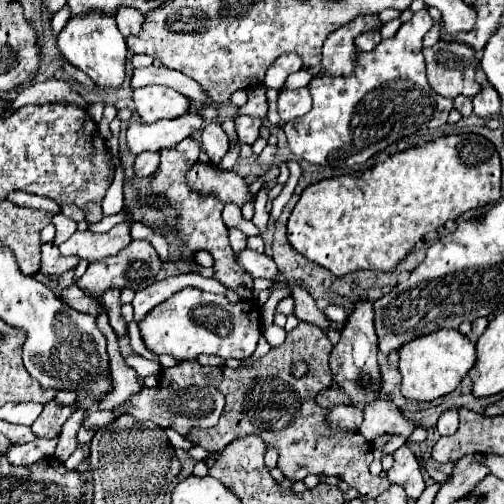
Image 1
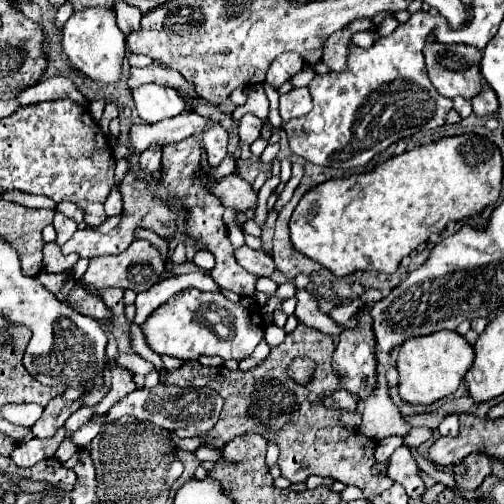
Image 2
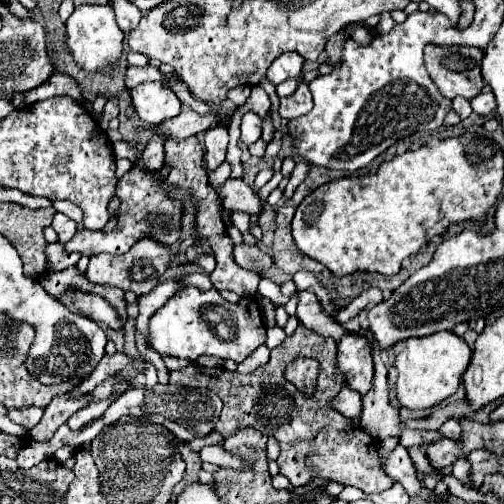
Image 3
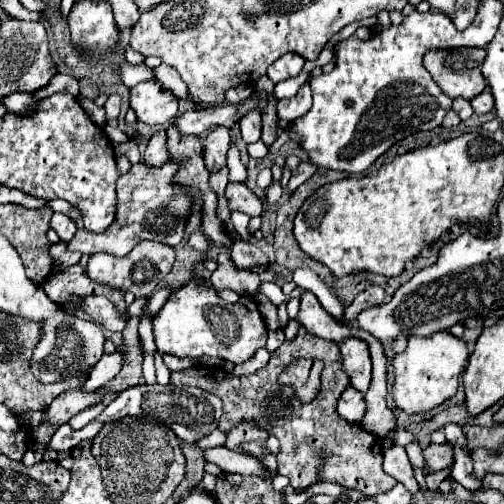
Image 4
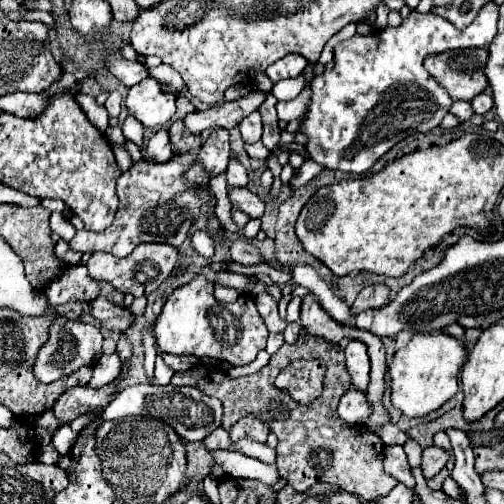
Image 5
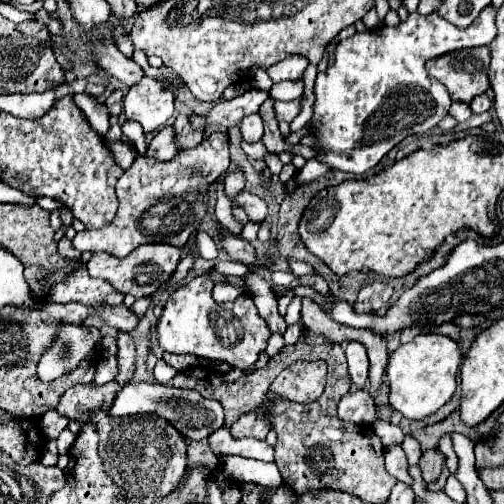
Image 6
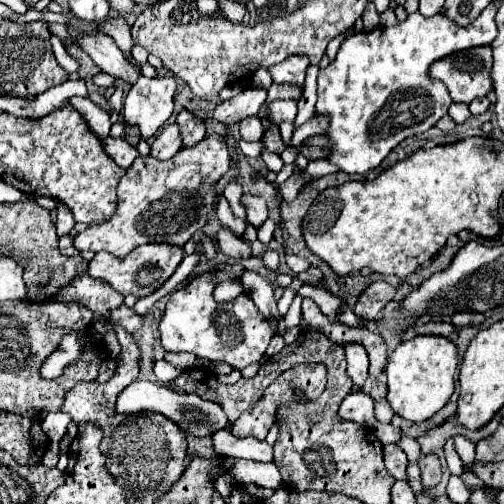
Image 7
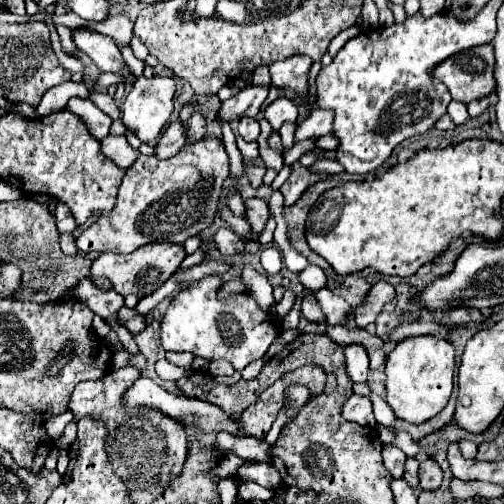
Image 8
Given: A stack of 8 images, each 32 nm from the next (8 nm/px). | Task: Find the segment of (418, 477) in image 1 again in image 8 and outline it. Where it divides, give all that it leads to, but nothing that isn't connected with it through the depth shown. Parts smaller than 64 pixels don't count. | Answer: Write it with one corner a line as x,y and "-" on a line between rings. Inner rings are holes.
394,444
384,446
382,458
384,458
386,470
388,470
394,478
404,478
404,462
406,462
406,454
404,454
400,448
396,448

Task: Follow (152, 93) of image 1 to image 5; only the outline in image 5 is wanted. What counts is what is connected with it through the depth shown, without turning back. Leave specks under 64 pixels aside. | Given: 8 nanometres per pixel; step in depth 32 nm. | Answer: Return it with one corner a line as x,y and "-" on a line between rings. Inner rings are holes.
146,78
130,88
126,106
144,126
156,128
164,126
176,114
176,96
172,92
162,92
158,80

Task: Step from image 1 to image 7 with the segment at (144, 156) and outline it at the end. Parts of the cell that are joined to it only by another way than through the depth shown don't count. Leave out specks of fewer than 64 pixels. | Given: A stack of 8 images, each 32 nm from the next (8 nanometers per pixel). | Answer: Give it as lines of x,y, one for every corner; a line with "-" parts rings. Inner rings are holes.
170,124
164,126
164,130
154,138
154,142
150,144
150,154
158,160
170,160
180,148
182,148
182,140
178,134
178,126

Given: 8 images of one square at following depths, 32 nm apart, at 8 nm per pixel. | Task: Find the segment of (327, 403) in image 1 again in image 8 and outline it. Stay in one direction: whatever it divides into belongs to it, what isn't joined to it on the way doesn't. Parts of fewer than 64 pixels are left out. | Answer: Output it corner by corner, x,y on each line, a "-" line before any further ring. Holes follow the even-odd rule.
352,394
352,396
344,402
342,416
344,416
346,420
358,422
358,424
362,424
362,426
370,426
370,428
376,426
376,420
374,420
374,414
372,414
372,402
370,402
368,396

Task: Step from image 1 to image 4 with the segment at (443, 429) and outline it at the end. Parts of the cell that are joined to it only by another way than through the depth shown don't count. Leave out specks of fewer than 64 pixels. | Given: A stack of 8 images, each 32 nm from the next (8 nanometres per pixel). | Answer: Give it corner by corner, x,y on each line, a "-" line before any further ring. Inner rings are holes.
446,424
444,426
444,434
446,434
446,438
454,444
454,446
458,446
458,448
462,448
464,446
464,442
466,442
466,438
464,438
464,432
462,432
462,428
458,426
458,424

